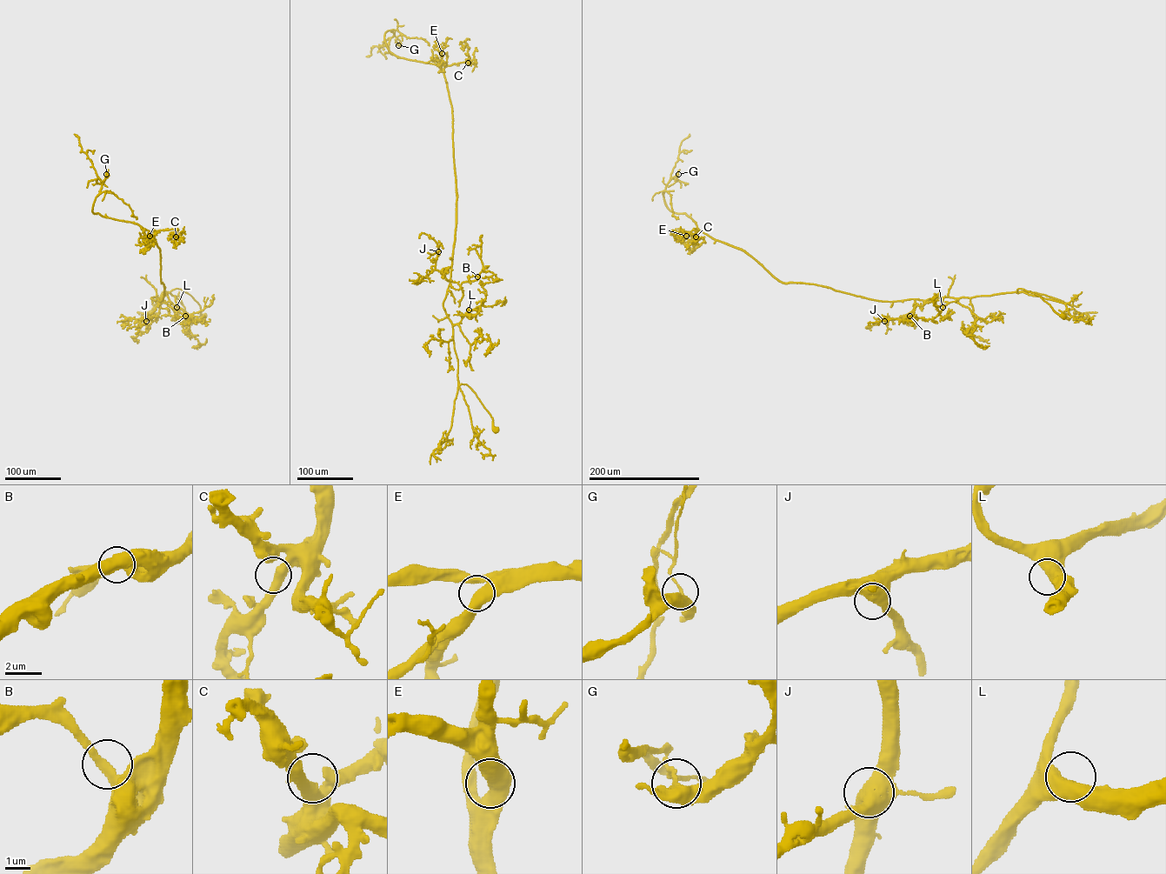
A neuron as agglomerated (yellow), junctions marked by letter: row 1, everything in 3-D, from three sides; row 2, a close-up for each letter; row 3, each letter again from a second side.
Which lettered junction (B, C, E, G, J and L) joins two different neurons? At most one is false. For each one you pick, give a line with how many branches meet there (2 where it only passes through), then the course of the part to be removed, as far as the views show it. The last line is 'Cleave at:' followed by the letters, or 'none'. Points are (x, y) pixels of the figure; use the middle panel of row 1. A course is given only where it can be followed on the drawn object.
G: 2 | (398, 45), (396, 41), (399, 35)
Cleave at: G

